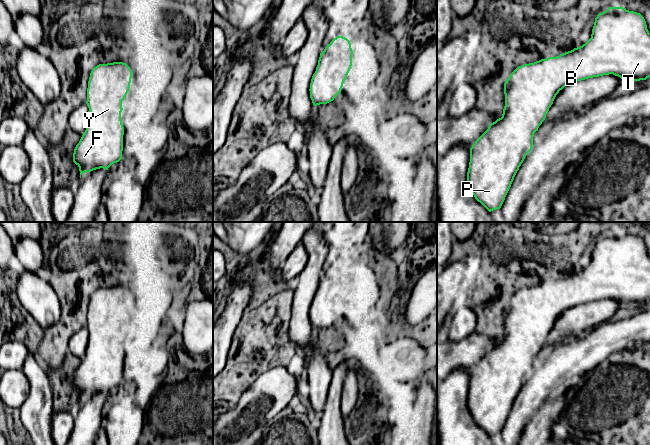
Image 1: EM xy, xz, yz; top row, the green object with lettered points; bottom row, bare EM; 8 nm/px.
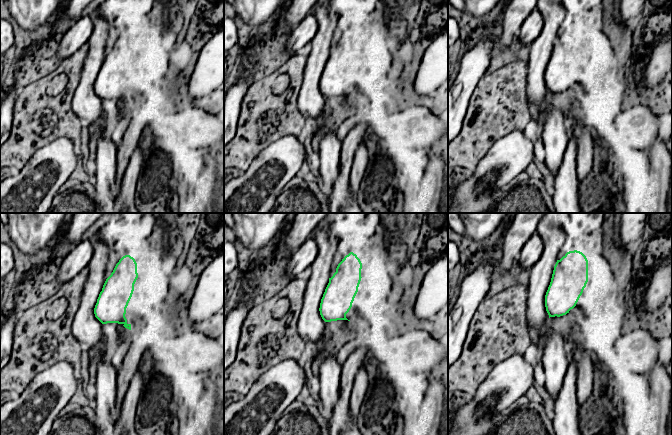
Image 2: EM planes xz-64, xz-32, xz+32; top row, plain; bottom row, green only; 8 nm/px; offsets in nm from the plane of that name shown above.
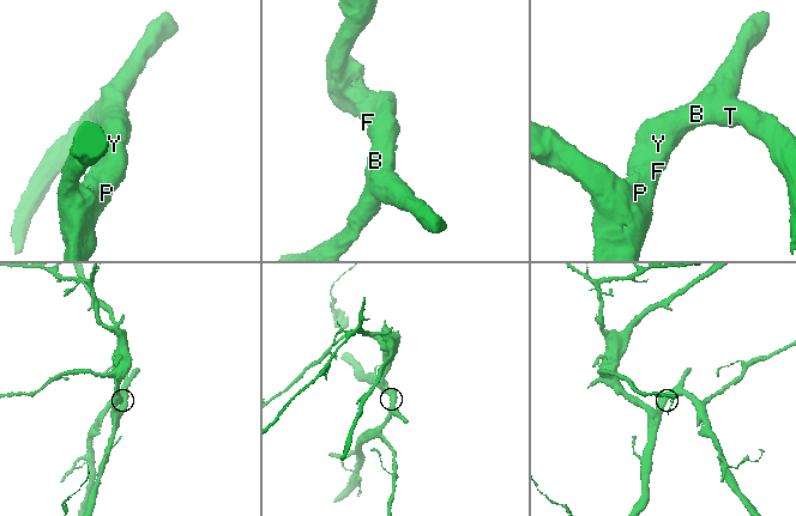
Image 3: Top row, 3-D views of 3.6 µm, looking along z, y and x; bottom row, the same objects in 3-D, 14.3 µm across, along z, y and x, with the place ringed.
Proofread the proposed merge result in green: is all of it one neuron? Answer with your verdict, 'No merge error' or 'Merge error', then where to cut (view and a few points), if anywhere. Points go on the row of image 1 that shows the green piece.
No merge error. No split

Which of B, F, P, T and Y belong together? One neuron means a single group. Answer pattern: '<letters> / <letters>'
B F P T Y

